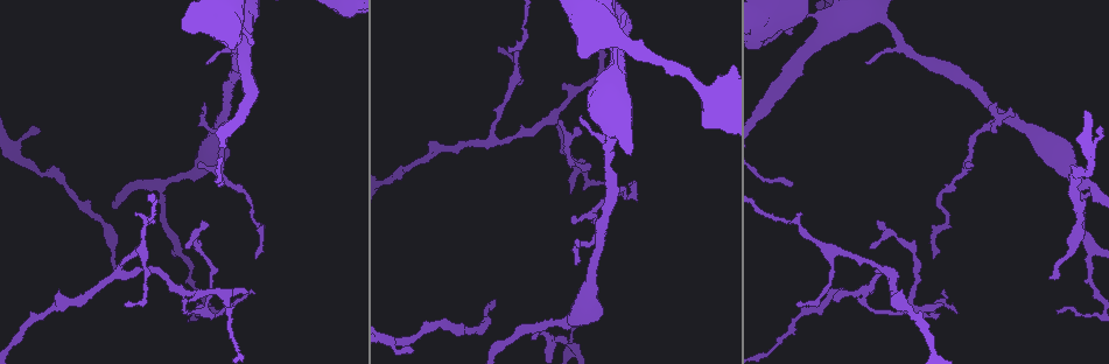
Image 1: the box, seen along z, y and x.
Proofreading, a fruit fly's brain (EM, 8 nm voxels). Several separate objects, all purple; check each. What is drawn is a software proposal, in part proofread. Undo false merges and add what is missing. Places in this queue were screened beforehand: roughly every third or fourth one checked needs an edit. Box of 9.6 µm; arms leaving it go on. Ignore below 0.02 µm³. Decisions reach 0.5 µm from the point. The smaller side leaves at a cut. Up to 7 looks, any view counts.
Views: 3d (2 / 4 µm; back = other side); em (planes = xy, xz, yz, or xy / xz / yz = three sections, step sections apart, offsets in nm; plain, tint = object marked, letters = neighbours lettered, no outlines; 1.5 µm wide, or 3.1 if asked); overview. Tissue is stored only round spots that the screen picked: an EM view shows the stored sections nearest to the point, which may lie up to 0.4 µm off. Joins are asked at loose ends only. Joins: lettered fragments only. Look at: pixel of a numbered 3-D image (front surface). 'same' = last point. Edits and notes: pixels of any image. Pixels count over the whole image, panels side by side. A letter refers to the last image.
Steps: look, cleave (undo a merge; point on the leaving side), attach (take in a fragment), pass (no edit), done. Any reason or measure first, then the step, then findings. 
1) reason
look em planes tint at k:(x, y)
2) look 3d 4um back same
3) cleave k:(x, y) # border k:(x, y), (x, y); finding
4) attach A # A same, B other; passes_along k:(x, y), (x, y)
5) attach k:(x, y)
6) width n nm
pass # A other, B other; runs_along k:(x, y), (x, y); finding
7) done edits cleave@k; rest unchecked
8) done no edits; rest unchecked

end of a long branch
look em planes letters at 1:(252, 43)

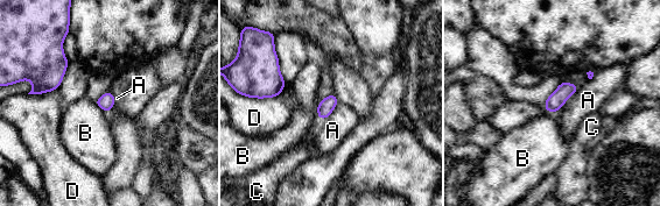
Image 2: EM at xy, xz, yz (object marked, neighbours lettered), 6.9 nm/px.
width 110 nm
pass # A other, B other, C other, D other; border 2:(580, 87), (555, 113); none of them fits

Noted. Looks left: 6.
sudden change in width
look 3d 4um back at 1:(609, 137)

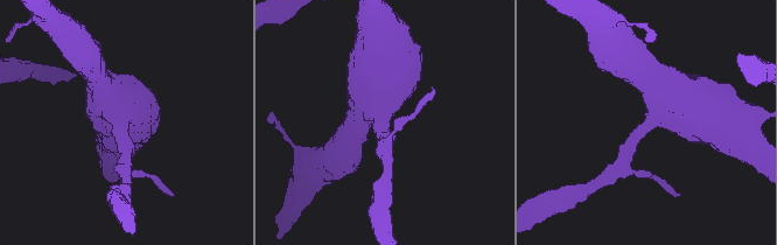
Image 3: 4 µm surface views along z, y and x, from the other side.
look em yz step 4 tint at 3:(383, 120)

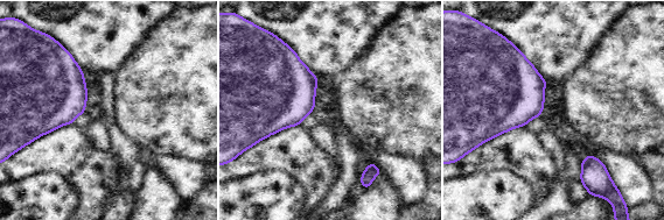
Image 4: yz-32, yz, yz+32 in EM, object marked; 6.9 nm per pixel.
another direction
look em planes letters same

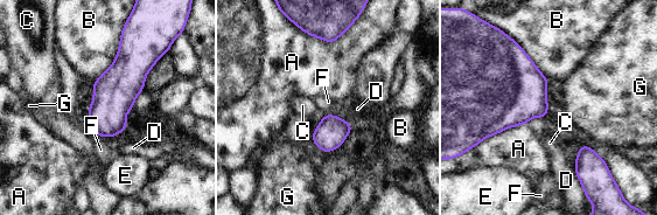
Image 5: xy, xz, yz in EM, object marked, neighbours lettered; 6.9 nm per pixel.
pass # A other, B other, C other, D other, E other, F other, G other; continuous, no second neuron

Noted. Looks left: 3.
an open end
look em yz step 4 tint at 1:(569, 192)

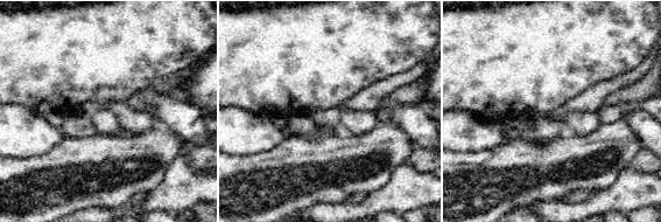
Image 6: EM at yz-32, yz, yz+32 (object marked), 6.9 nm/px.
cut it another way
look em planes letters same

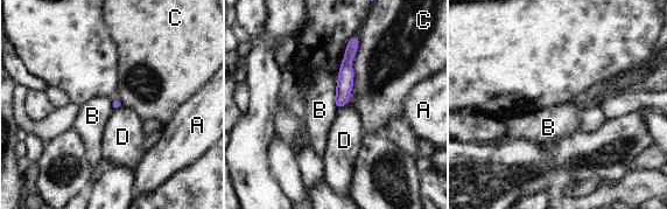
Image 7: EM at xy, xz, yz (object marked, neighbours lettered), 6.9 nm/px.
pass # A other, B other, C other, D other; runs_along 7:(355, 40), (338, 104); no lettered fragment goes on from it

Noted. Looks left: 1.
done no edits; rest unchecked

